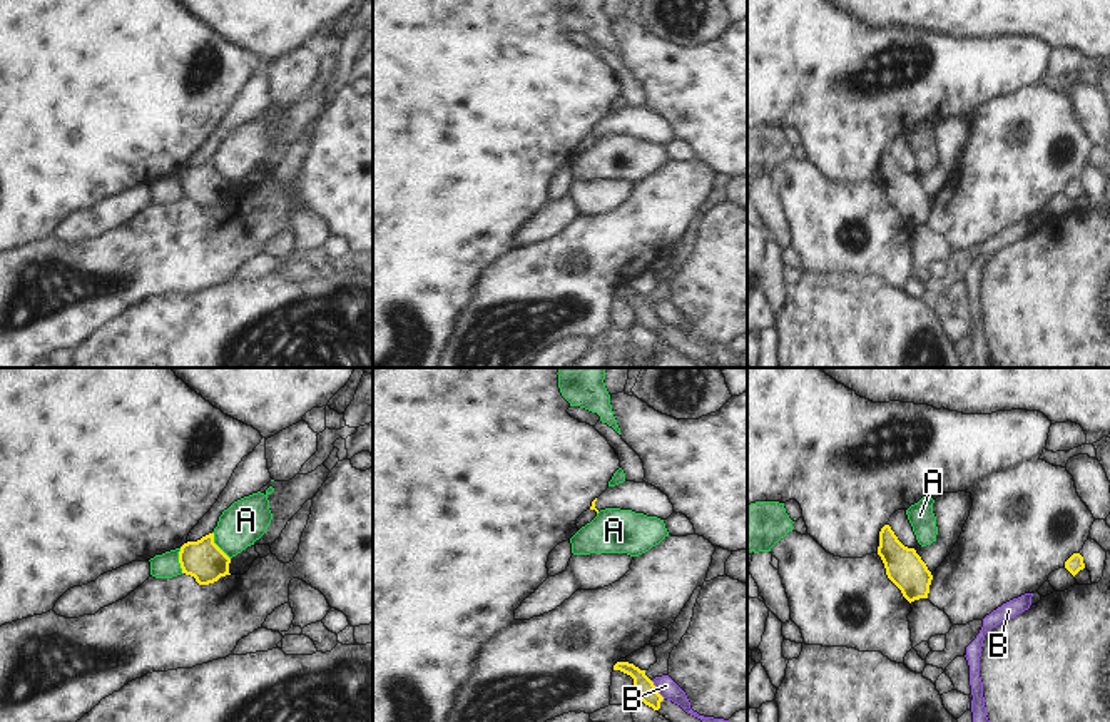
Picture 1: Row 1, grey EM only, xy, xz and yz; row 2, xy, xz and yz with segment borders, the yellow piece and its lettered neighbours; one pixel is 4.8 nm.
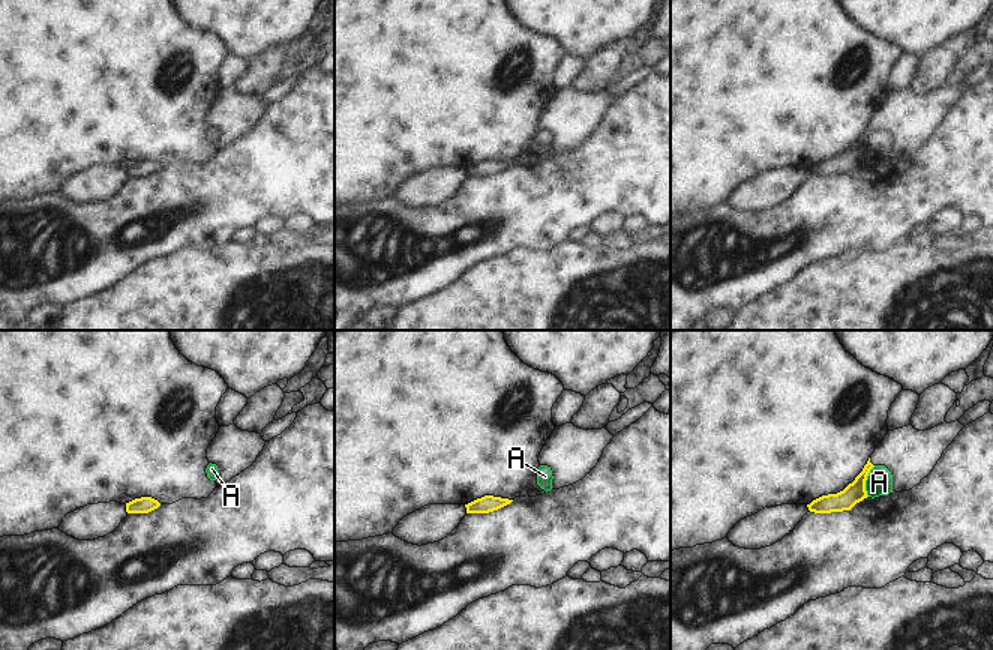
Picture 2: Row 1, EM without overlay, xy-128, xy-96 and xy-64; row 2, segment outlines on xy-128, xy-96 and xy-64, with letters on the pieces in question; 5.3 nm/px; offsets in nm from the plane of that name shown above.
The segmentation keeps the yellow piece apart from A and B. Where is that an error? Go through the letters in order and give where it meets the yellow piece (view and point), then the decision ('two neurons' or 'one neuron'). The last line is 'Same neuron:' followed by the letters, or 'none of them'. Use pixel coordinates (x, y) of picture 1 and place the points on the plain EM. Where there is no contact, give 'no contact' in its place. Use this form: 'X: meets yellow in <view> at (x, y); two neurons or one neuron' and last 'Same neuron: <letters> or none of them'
A: meets yellow in xy at (216, 171); two neurons
B: meets yellow in xz at (656, 315); two neurons
Same neuron: none of them

